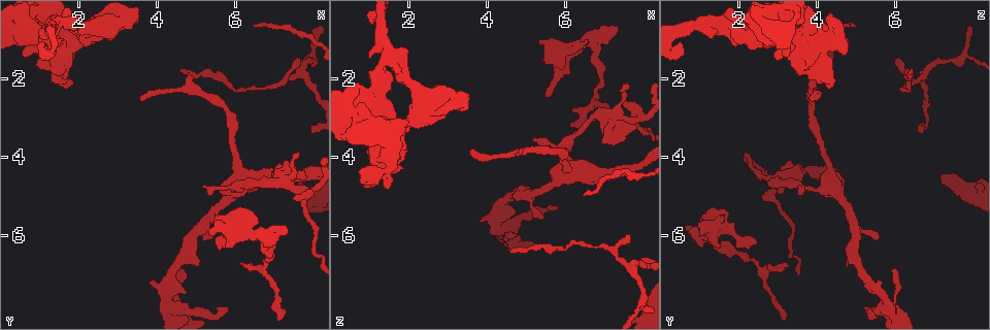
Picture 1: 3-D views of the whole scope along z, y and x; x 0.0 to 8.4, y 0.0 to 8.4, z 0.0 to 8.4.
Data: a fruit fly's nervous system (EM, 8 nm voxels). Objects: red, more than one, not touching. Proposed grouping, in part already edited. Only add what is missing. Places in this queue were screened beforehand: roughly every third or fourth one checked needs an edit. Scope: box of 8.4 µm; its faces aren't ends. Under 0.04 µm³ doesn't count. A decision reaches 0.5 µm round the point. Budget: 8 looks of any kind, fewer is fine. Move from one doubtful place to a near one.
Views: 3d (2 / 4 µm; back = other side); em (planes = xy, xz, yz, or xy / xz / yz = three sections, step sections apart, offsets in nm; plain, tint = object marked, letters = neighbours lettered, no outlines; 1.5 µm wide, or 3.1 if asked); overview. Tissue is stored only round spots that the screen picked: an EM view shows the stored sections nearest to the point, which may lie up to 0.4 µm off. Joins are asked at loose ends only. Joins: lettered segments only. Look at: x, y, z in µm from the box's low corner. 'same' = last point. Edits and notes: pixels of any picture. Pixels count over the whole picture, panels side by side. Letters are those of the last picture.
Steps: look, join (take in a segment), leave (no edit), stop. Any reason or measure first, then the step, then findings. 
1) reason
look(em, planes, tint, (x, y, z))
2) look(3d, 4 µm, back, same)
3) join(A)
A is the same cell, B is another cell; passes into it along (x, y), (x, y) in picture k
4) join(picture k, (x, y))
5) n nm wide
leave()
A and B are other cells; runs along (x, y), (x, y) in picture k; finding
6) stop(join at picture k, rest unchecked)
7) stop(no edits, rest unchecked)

thin end
look(3d, 4 µm, (6.05, 6.70, 3.15))

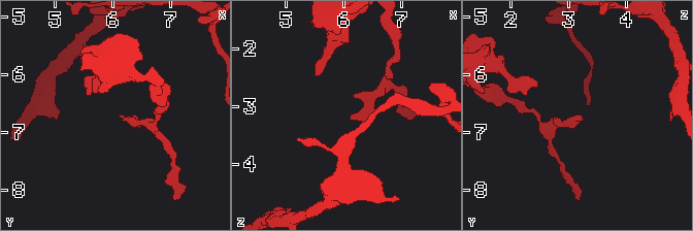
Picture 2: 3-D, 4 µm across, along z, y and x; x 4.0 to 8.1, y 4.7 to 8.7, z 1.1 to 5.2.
look(em, planes, plain, (6.10, 6.65, 3.20))

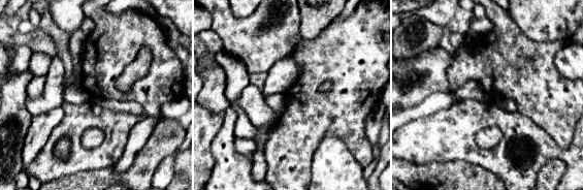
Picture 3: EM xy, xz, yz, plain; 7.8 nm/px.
what lies round it
look(em, planes, letters, same)

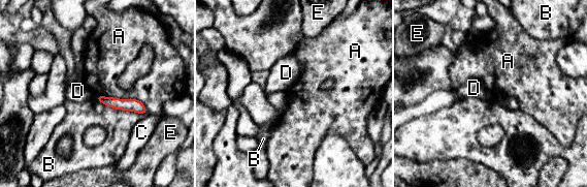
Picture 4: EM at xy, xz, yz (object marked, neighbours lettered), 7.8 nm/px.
leave()
A, B, C, D and E are other cells; border along (97, 95), (135, 98), (148, 113) in picture 4; none of them fits

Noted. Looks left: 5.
an open end
look(3d, 4 µm, (7.65, 1.60, 5.95))

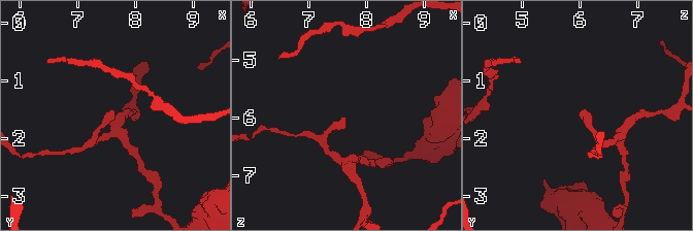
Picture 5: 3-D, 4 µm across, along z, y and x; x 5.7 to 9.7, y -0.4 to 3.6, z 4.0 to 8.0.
need the tissue
look(em, planes, letters, (7.60, 1.60, 5.95))

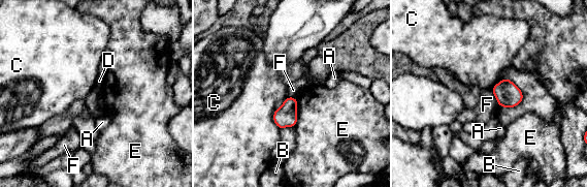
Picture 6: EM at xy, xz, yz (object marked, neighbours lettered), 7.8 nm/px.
leave()
A, B, C, D, E and F are other cells; border along (491, 90), (498, 105) in picture 6; none of them fits

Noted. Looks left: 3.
an open end
look(em, planes, plain, (3.65, 2.55, 3.90))

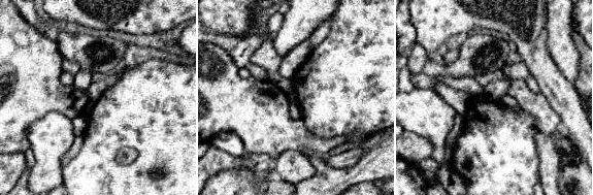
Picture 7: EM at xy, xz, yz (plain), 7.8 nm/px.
look(em, planes, letters, same)

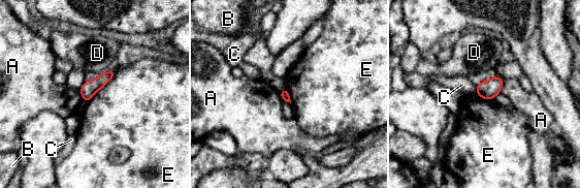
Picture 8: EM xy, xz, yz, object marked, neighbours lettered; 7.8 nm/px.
70 nm wide; E touches over 320 nm
leave()
A, B, C, D and E are other cells; no lettered segment goes on from it

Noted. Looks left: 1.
stop(no edits, rest unchecked)

